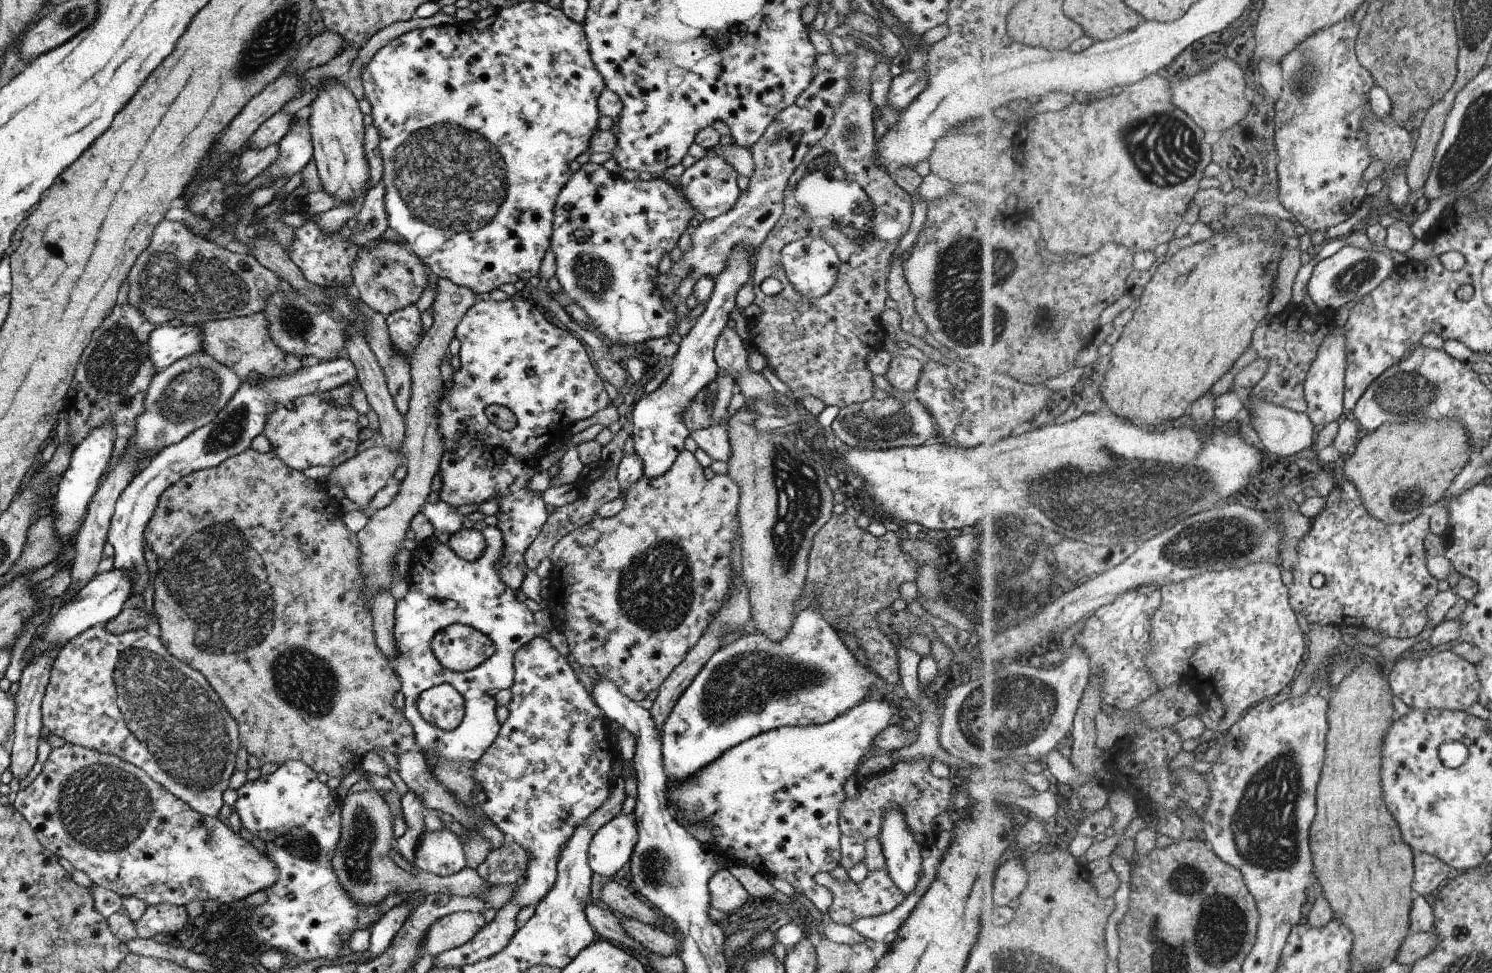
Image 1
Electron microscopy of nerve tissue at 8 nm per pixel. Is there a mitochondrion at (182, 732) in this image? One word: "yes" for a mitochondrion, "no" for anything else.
yes

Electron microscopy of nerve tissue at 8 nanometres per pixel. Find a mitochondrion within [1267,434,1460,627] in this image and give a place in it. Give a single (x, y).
(1408, 500)

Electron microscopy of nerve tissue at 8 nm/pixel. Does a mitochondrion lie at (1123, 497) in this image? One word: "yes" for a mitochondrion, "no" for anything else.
yes

